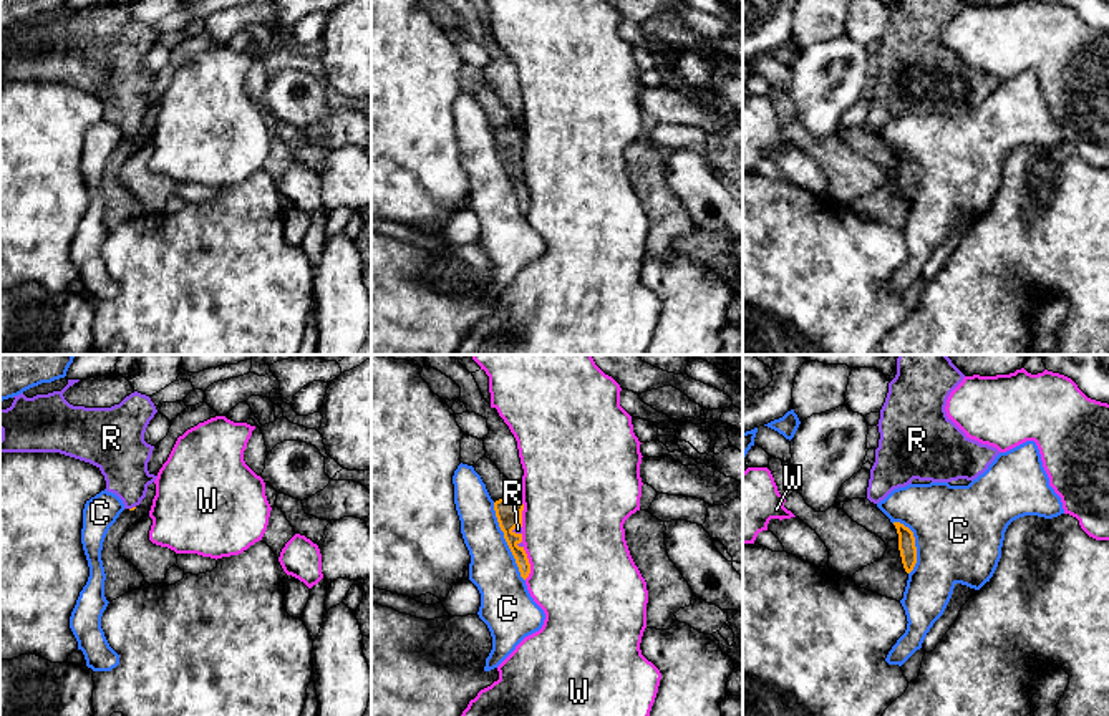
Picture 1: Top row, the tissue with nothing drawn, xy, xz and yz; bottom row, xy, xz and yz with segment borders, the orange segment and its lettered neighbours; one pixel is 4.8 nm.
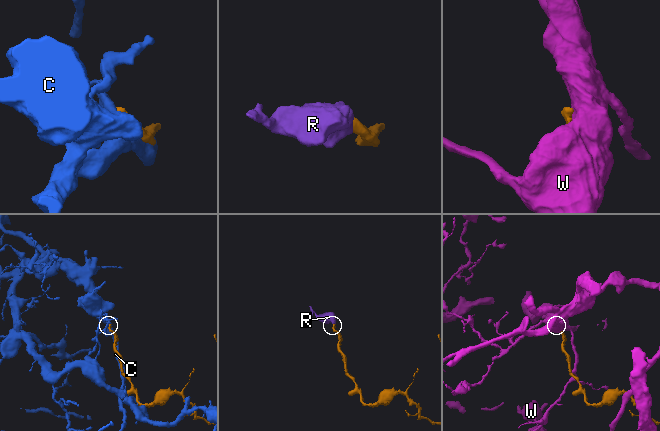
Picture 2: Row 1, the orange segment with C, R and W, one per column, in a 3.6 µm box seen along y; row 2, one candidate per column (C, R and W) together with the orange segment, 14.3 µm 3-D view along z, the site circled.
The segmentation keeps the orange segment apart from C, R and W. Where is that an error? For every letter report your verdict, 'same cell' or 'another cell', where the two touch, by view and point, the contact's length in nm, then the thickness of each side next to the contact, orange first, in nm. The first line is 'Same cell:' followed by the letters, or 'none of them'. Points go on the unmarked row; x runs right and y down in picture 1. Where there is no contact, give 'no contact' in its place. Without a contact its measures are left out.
Same cell: R
C: another cell; meets orange in xz at (506, 169); contact 420 nm long; 130 nm thick on the orange side, 240 nm on the other
R: same cell; meets orange in xz at (516, 154); contact 60 nm long; 130 nm thick on the orange side, 30 nm on the other
W: another cell; meets orange in xz at (529, 193); contact 160 nm long; 120 nm thick on the orange side, 500 nm on the other

